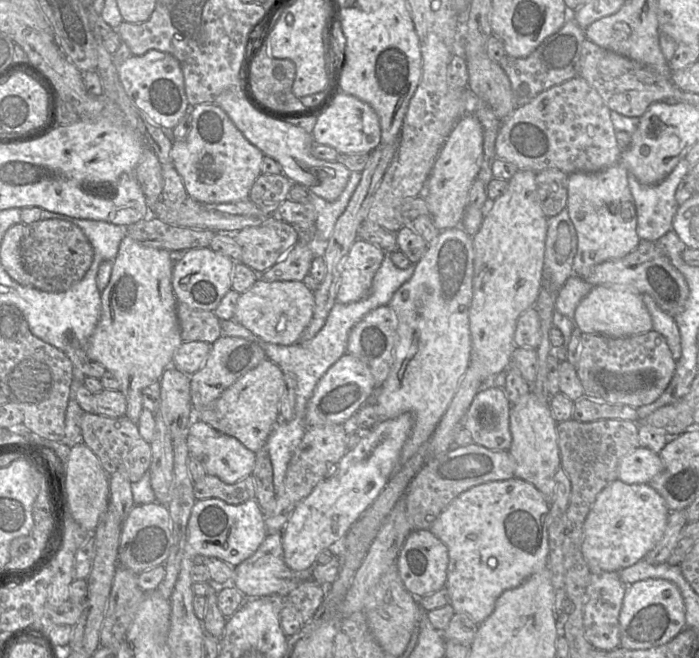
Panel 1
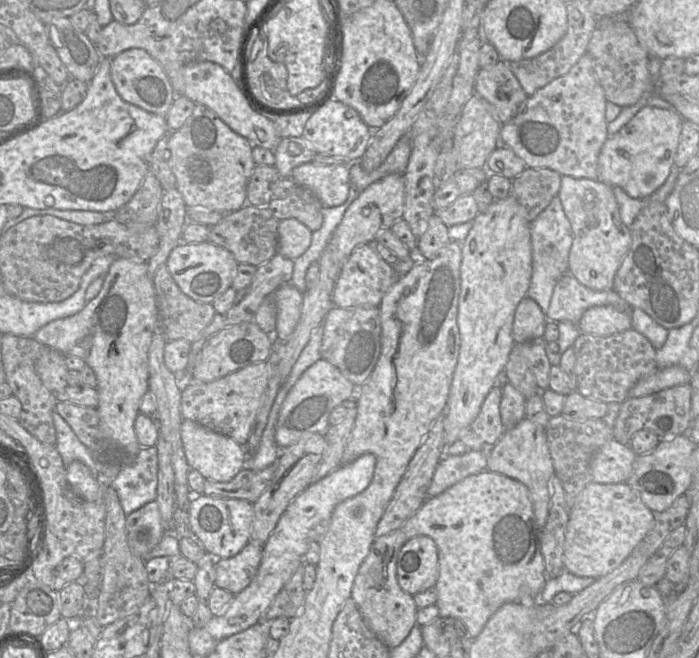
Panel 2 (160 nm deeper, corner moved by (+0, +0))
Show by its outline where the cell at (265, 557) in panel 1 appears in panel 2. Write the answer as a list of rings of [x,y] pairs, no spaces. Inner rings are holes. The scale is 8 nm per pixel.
[[[249,542],[233,557],[215,558],[215,586],[233,595],[245,589],[258,571],[262,549],[263,546]]]

